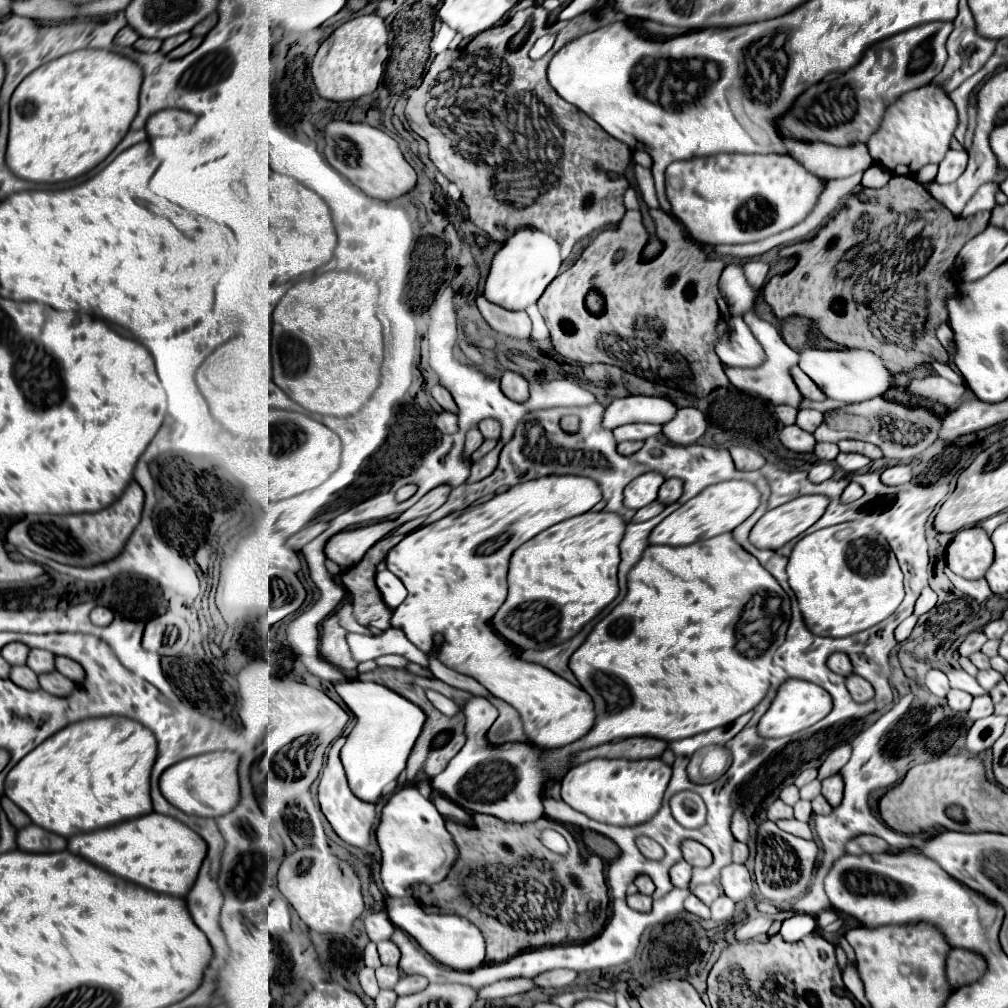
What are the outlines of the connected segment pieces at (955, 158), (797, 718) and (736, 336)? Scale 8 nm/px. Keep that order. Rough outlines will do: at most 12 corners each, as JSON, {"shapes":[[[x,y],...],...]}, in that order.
{"shapes":[[[964,148],[950,150],[940,162],[936,182],[948,184],[960,178],[968,164]],[[792,678],[778,688],[758,734],[782,738],[826,718],[832,696]],[[742,316],[716,344],[724,366],[756,368],[764,350]]]}

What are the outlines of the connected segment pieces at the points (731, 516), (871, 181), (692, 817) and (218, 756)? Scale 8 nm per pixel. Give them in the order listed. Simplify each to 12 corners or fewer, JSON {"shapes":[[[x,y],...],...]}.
{"shapes":[[[752,482],[708,486],[650,533],[686,546],[732,532],[758,508]],[[880,166],[864,172],[862,186],[886,186],[892,174]],[[696,792],[670,800],[672,816],[684,828],[706,824],[706,804]],[[208,752],[160,778],[164,798],[192,816],[238,804],[236,752]]]}

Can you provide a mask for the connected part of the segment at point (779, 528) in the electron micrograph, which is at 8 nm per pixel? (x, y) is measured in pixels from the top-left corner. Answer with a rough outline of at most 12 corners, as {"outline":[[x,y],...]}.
{"outline":[[798,496],[768,510],[750,542],[778,550],[822,518],[826,496]]}

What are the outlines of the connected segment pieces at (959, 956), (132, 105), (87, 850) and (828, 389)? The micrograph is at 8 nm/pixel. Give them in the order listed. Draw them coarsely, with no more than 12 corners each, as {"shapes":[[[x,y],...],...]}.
{"shapes":[[[954,948],[946,960],[952,988],[976,982],[986,962],[974,952]],[[78,50],[12,94],[8,170],[66,182],[136,116],[140,66]],[[156,812],[68,838],[148,890],[190,892],[206,842]],[[802,350],[798,366],[838,402],[894,388],[868,350]]]}

